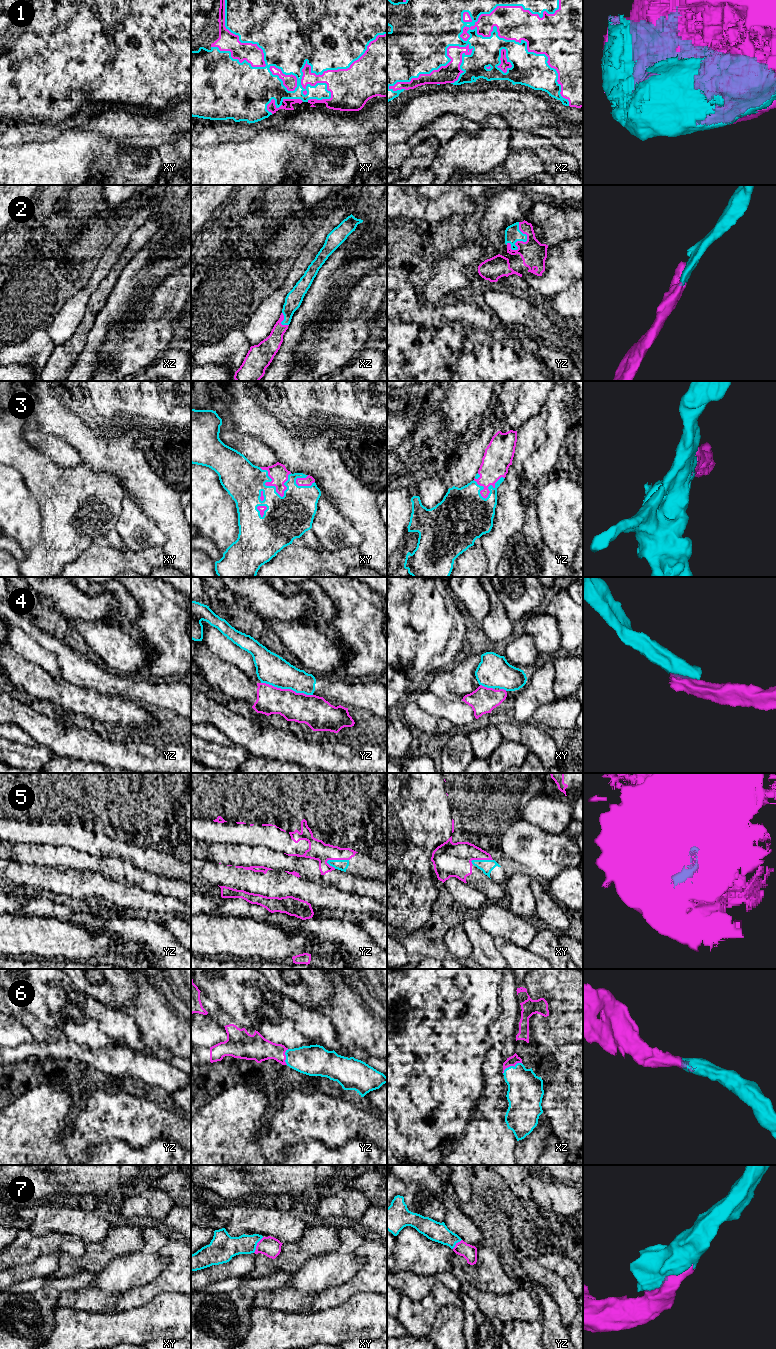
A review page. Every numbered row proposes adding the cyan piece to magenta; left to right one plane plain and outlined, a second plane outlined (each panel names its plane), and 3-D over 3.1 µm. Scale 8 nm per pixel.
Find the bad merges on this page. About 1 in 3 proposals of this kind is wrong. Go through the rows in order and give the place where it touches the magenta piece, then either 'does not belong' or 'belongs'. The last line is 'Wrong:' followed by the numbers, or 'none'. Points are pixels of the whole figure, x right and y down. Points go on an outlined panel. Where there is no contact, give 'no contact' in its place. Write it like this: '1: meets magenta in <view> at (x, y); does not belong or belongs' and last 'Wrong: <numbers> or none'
1: meets magenta in xz at (526, 41); belongs
2: meets magenta in yz at (526, 241); belongs
3: meets magenta in xy at (266, 482); belongs
4: meets magenta in yz at (287, 689); does not belong
5: meets magenta in yz at (337, 859); does not belong
6: meets magenta in xz at (511, 1065); belongs
7: meets magenta in xy at (257, 1245); belongs
Wrong: 4, 5

